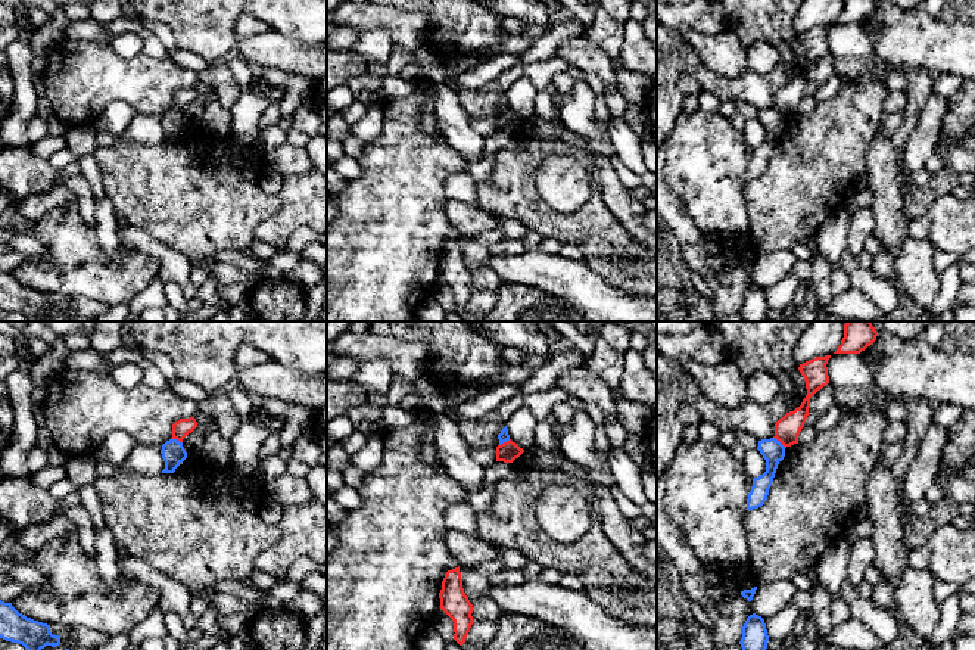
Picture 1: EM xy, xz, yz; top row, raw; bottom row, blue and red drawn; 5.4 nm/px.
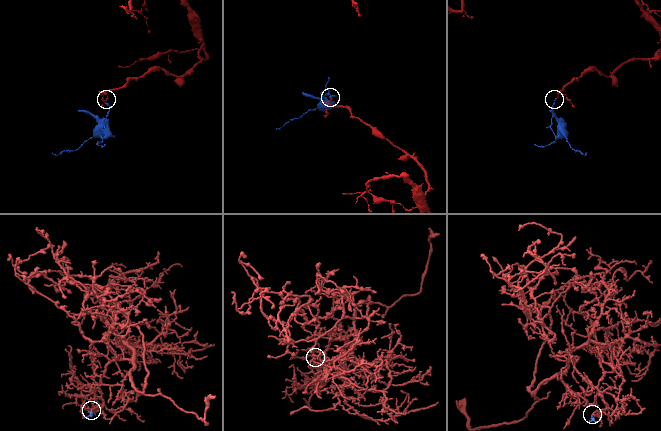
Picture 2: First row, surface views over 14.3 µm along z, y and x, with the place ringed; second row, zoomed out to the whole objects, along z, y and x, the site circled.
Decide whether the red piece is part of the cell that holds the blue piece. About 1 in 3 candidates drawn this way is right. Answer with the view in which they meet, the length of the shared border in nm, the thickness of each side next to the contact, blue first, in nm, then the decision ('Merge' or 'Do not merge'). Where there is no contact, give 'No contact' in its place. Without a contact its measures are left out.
Touches blue in yz. Shared border 90 nm. Thickness 120 nm (blue) against 140 nm. Do not merge

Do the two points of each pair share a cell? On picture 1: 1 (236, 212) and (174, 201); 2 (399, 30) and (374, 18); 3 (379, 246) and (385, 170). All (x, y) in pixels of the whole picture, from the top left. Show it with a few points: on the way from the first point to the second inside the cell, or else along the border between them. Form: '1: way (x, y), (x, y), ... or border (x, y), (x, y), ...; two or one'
1: way (221, 204), (189, 201); one
2: way (393, 24), (388, 18), (380, 18); one
3: way (385, 227), (385, 189); one

